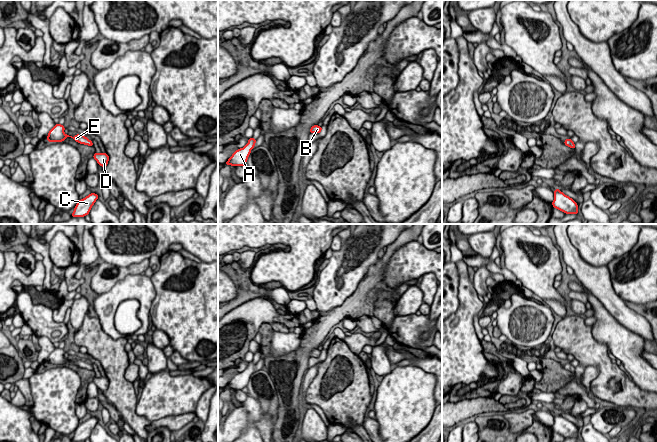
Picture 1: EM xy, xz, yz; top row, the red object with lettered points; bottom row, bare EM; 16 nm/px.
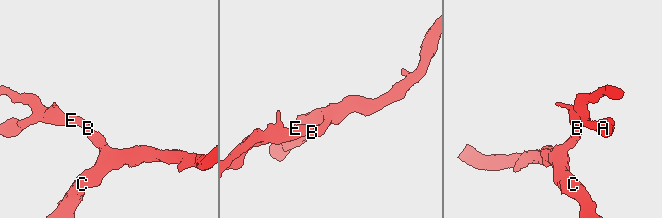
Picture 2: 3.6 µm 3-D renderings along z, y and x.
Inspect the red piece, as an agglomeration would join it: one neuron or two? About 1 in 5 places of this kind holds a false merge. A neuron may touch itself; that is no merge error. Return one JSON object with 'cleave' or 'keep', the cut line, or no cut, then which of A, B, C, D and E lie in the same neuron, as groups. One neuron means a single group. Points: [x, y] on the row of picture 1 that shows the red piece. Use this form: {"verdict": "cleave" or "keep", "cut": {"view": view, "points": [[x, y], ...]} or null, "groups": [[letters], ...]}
{"verdict": "keep", "cut": null, "groups": [["A", "B", "C", "D", "E"]]}

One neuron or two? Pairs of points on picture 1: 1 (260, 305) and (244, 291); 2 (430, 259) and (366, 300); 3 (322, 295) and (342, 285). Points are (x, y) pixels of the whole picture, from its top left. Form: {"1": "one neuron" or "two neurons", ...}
{"1": "two neurons", "2": "two neurons", "3": "one neuron"}

